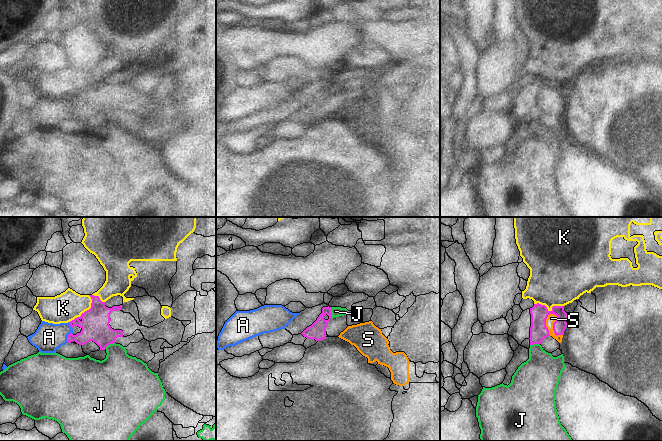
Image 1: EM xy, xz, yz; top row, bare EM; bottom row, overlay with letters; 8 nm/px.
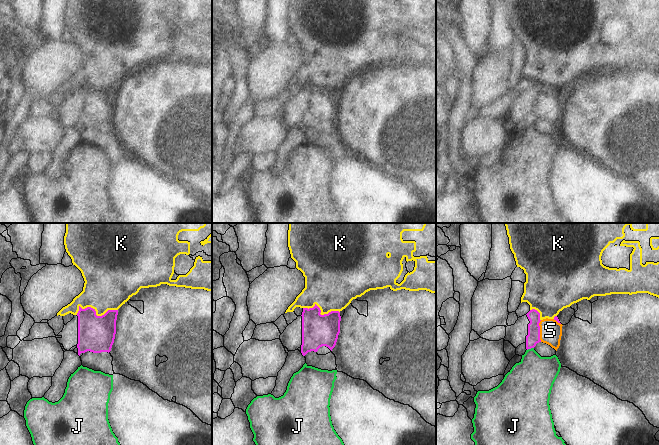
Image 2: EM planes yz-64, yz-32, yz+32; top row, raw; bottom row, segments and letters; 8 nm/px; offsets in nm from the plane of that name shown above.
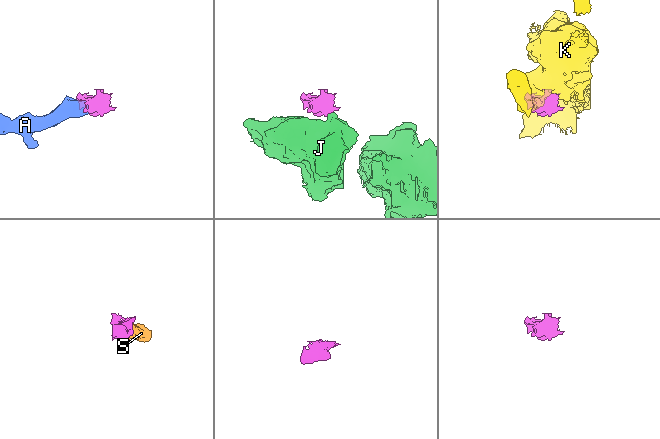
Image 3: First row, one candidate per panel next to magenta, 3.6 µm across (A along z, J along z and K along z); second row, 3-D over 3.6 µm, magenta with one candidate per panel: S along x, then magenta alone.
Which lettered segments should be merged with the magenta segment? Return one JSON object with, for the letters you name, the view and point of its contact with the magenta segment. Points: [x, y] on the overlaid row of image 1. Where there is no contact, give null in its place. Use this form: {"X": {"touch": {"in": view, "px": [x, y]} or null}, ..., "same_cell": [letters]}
{"A": {"touch": {"in": "xy", "px": [71, 332]}}, "S": {"touch": {"in": "yz", "px": [553, 325]}}, "same_cell": ["A", "S"]}

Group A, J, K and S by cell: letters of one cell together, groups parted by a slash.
A S / J / K

